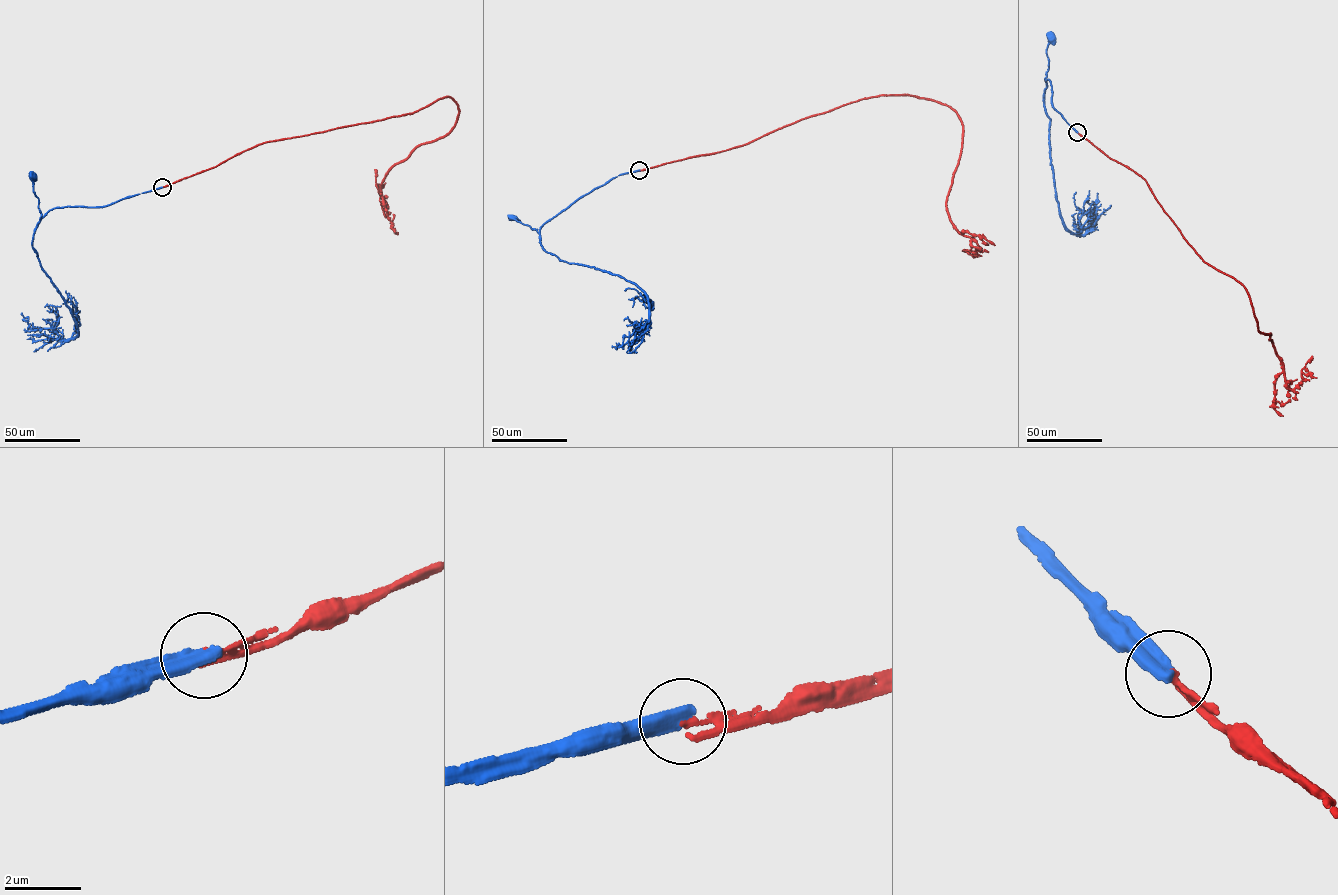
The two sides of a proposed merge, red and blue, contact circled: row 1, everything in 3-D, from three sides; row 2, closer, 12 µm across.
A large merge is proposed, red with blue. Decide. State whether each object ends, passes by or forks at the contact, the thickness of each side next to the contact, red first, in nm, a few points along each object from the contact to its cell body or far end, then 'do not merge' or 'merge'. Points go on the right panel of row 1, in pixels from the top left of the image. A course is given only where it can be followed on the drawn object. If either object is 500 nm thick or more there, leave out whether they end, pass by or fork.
red ends; blue ends; calibres 160 and 440 nm; course red (1077, 132), (1141, 176), (1205, 263), (1243, 286), (1286, 386), (1299, 383), (1304, 368), (1317, 377); course blue (1077, 132), (1051, 105), (1051, 86), (1045, 78), (1048, 69), (1046, 50), (1050, 37); do not merge

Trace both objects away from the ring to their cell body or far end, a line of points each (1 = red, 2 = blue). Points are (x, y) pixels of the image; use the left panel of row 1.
1: (162, 187), (259, 144), (452, 99), (452, 130), (388, 171), (386, 208), (376, 185), (385, 182)
2: (162, 187), (101, 207), (55, 208), (40, 219), (32, 177)

